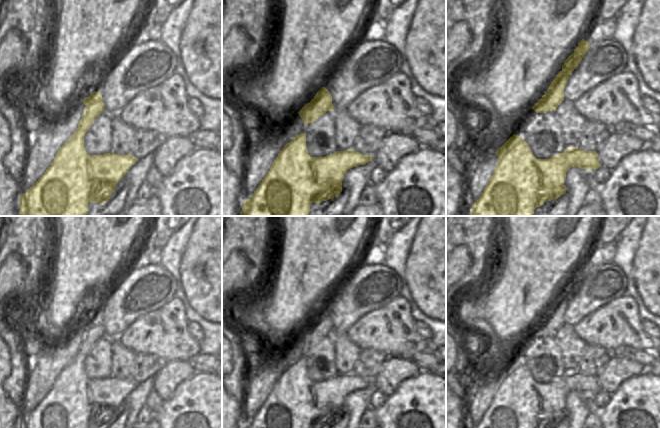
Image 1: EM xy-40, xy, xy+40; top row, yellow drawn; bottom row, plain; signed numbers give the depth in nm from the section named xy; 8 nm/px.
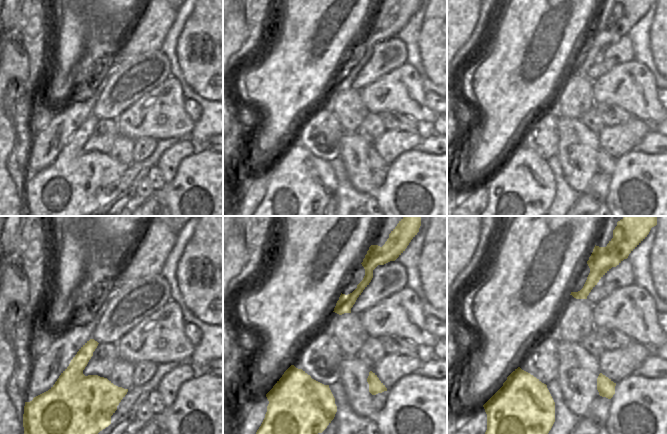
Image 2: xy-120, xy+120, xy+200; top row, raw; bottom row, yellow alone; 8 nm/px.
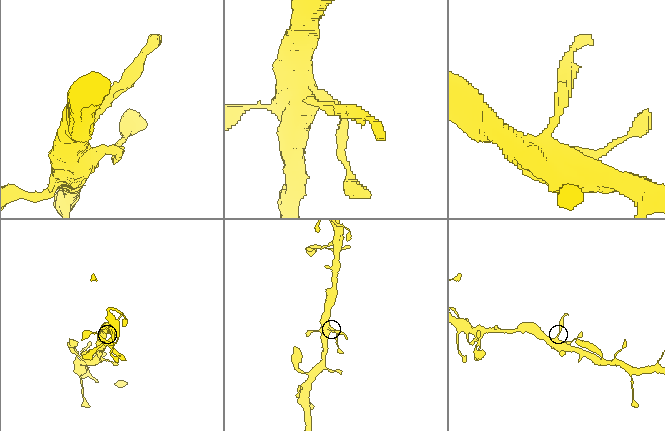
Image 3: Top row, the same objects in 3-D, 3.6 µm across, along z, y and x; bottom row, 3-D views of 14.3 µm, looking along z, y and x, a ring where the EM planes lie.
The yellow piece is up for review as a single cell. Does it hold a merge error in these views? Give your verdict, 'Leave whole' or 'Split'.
Leave whole.

